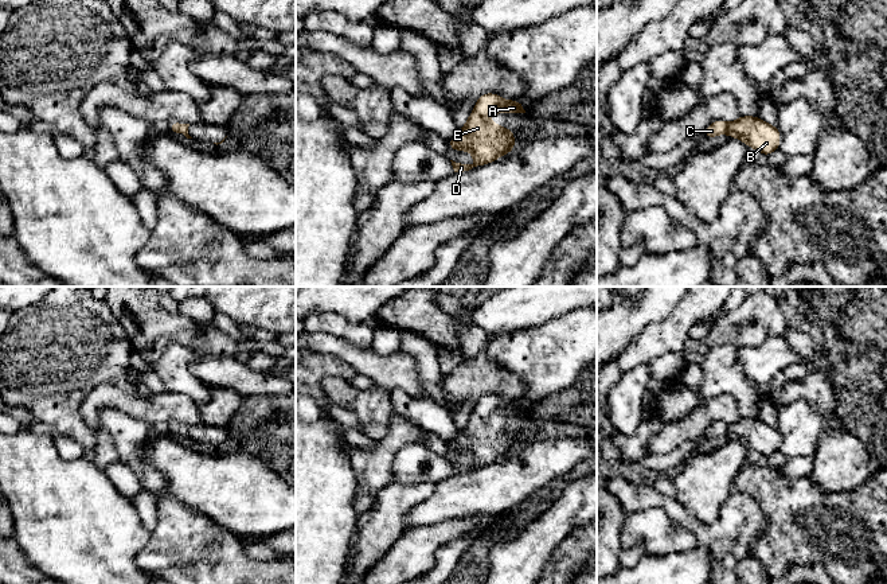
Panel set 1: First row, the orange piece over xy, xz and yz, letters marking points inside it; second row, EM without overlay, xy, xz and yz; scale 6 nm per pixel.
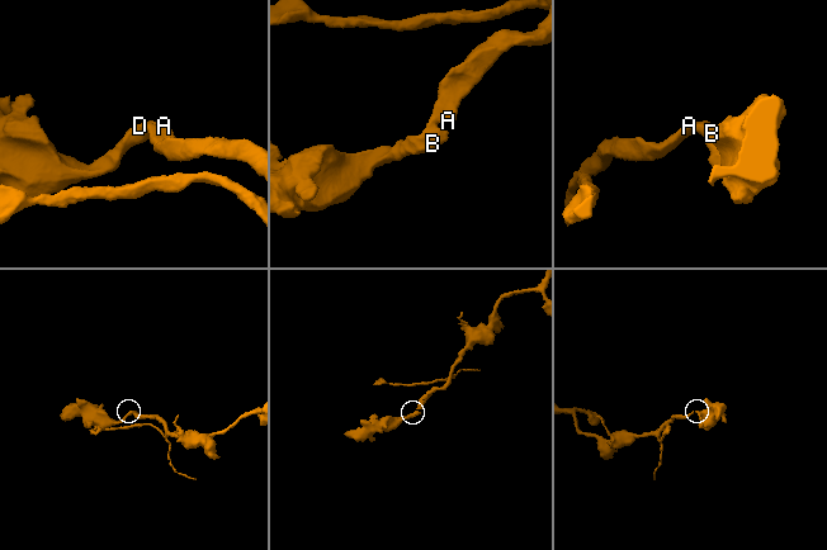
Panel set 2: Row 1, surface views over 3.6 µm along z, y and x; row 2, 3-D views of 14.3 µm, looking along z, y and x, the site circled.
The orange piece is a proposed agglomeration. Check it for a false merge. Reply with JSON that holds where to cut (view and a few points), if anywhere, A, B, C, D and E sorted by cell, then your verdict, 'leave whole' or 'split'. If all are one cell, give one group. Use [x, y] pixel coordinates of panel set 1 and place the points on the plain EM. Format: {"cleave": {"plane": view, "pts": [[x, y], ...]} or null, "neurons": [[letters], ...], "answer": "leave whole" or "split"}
{"cleave": null, "neurons": [["A", "B", "C", "D", "E"]], "answer": "leave whole"}

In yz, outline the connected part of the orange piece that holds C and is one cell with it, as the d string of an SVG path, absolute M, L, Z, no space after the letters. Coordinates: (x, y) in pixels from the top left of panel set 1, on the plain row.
M741 417L732 424L715 421L703 433L704 441L716 439L722 435L728 439L742 441L747 448L751 448L765 458L771 456L779 449L781 435L777 427L770 427L758 417Z

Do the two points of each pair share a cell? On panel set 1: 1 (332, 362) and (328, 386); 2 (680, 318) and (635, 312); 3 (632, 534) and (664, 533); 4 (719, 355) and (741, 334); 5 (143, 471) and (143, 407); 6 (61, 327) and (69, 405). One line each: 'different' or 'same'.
1: different
2: different
3: same
4: different
5: different
6: same

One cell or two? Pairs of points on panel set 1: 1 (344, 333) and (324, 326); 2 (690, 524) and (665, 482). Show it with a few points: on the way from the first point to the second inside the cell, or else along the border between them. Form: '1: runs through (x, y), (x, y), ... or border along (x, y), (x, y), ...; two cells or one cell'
1: runs through (339, 327), (329, 326); one cell
2: border along (651, 485), (660, 493), (673, 498); two cells

